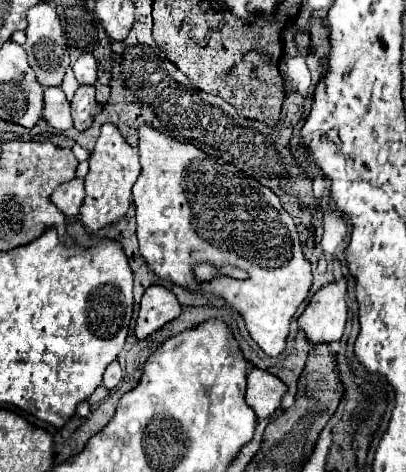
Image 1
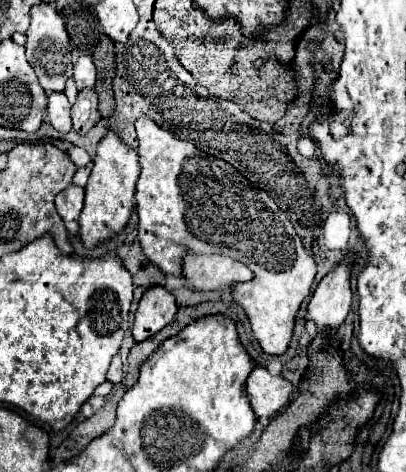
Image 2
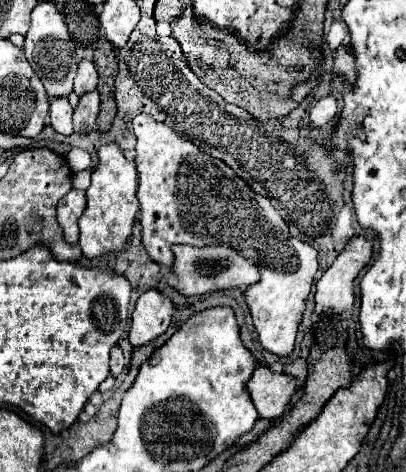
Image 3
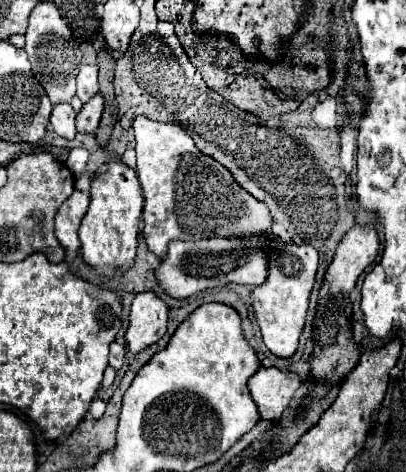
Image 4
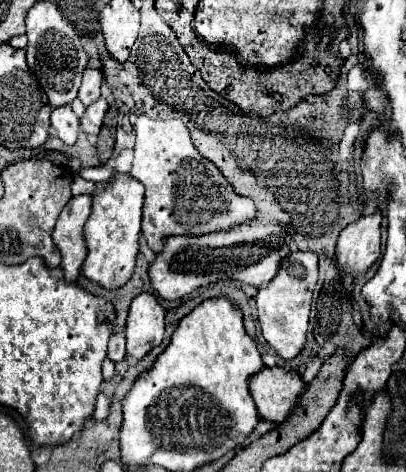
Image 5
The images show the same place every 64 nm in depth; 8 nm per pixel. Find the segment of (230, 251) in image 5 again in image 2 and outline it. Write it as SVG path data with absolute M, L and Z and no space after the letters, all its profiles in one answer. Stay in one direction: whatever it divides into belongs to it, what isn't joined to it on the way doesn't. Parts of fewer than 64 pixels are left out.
M186 252L182 260L182 276L186 284L198 292L230 288L236 282L252 280L252 270L224 254Z

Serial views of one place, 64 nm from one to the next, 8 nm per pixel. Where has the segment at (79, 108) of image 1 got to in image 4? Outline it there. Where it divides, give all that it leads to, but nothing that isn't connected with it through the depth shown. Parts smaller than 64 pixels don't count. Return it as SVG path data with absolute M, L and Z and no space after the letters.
M98 94L88 104L84 104L82 112L76 116L76 128L78 128L78 132L94 134L98 124L100 124L102 112L104 112L104 98Z

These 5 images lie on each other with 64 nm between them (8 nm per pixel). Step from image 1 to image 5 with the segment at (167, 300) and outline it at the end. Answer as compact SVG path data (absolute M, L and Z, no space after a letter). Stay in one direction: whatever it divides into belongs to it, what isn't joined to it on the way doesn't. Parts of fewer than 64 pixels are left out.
M150 294L134 298L128 314L125 337L126 356L142 360L164 338L164 308Z

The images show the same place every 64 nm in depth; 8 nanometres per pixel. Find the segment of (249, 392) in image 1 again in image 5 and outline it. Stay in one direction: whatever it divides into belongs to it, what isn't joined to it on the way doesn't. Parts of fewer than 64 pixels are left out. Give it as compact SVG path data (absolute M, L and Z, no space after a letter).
M278 366L276 368L264 368L260 374L252 376L252 380L250 380L250 392L252 392L252 398L258 406L260 416L264 420L270 420L276 424L282 424L294 412L304 390L306 390L306 382L300 378L298 370L286 372L284 368L278 368Z

